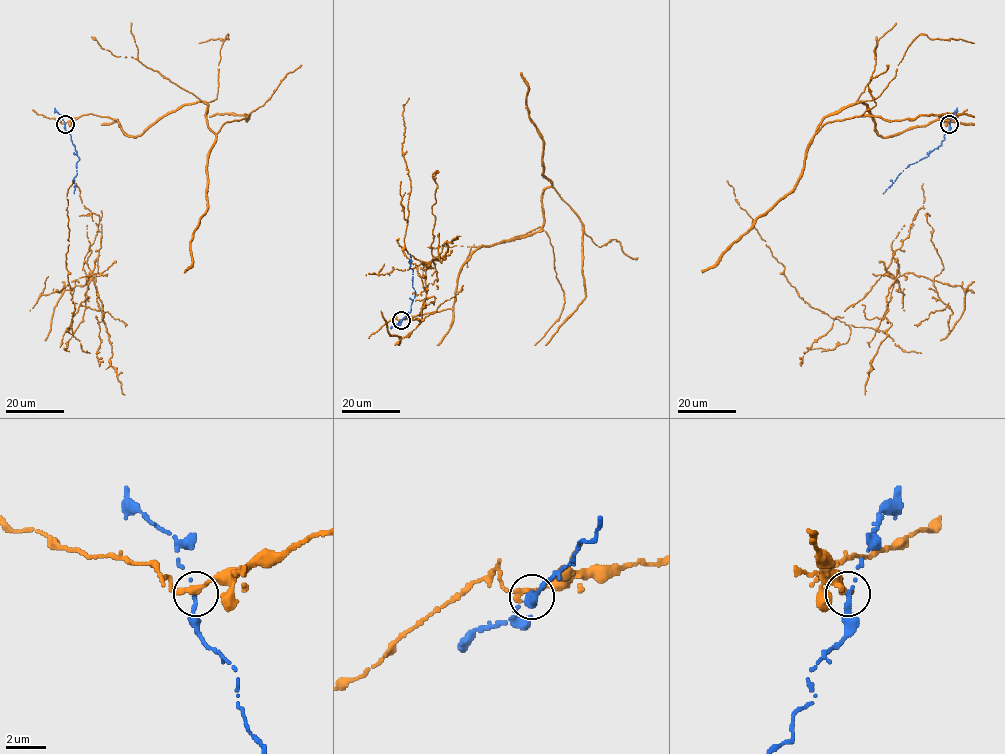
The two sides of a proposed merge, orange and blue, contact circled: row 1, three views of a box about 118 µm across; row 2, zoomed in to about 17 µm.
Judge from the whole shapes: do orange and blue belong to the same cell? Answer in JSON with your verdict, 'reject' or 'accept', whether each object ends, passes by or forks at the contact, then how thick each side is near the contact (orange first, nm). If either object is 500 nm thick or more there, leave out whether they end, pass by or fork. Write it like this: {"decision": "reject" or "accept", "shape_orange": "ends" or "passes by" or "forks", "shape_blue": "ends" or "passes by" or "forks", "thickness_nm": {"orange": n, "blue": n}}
{"decision": "reject", "shape_orange": "passes by", "shape_blue": "passes by", "thickness_nm": {"orange": 280, "blue": 220}}

